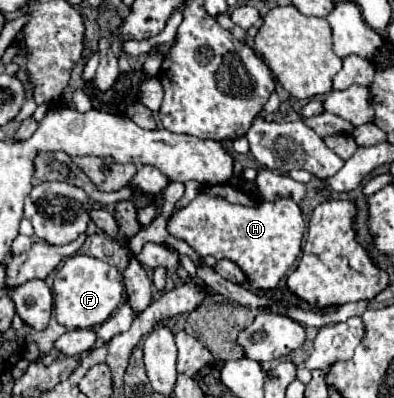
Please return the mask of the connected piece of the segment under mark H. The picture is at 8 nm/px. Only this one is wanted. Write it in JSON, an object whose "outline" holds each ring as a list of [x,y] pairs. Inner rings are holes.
{"outline":[[[200,192],[186,208],[168,222],[168,232],[188,242],[202,258],[212,254],[216,260],[232,260],[242,268],[246,280],[256,290],[272,290],[296,262],[306,224],[300,206],[290,196],[260,200],[258,206],[232,204],[224,196]]]}

